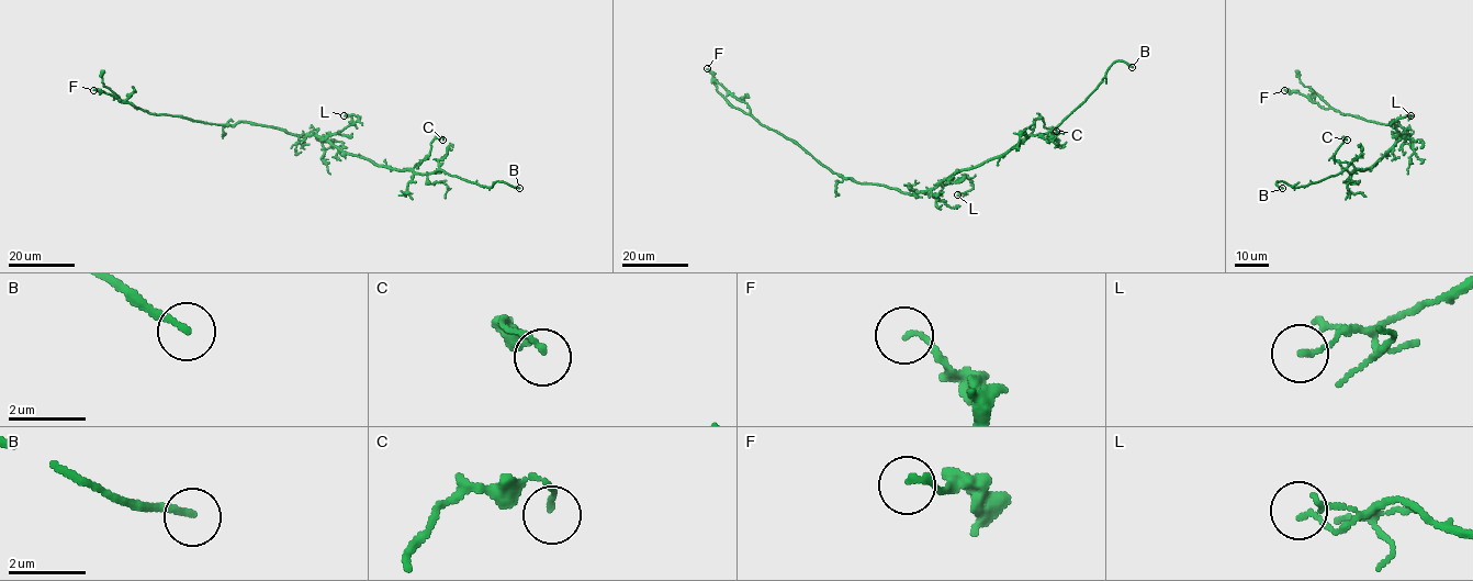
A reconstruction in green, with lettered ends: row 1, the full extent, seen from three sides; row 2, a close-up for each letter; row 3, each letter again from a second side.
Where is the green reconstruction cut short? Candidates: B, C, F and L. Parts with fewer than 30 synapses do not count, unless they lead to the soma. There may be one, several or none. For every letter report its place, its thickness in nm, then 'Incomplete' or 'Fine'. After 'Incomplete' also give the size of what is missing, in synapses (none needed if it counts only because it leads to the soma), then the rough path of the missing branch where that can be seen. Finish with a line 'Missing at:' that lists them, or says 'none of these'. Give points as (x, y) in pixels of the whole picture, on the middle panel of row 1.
B: Place: (1132, 67). Thickness 200 nm. Incomplete. Course of what is missing: (1132, 67), (1157, 78), (1170, 78)
C: Place: (1056, 131). Thickness 120 nm. Fine
F: Place: (707, 68). Thickness 130 nm. Fine
L: Place: (957, 194). Thickness 110 nm. Fine
Missing at: B

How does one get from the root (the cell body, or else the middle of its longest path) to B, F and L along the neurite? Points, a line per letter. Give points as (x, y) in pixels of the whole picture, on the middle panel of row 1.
B: (924, 191), (1002, 156), (1030, 135), (1047, 133), (1084, 100), (1113, 63), (1132, 67)
F: (924, 191), (908, 194), (832, 174), (797, 144), (763, 126), (751, 113), (749, 105), (733, 97), (707, 68)
L: (924, 191), (967, 177), (973, 187), (957, 194)

